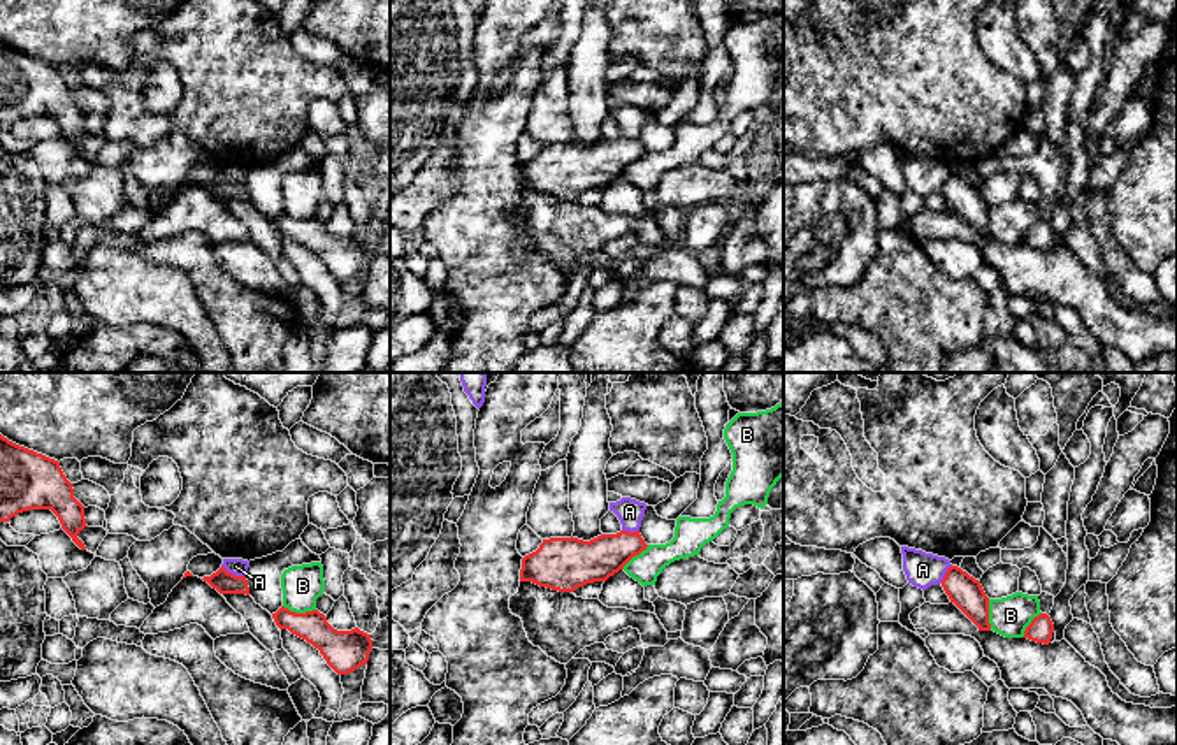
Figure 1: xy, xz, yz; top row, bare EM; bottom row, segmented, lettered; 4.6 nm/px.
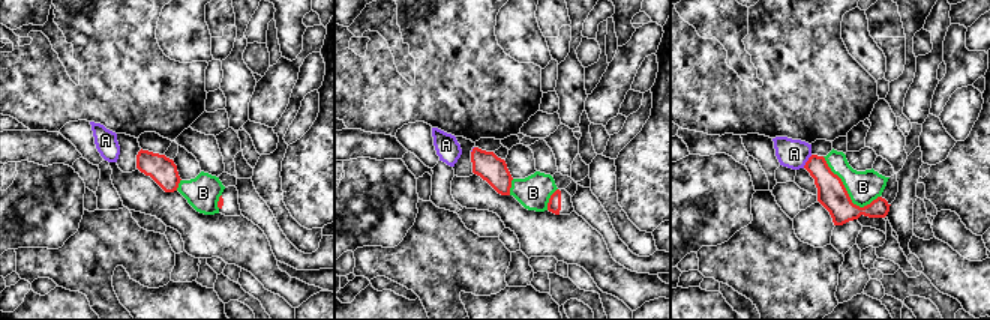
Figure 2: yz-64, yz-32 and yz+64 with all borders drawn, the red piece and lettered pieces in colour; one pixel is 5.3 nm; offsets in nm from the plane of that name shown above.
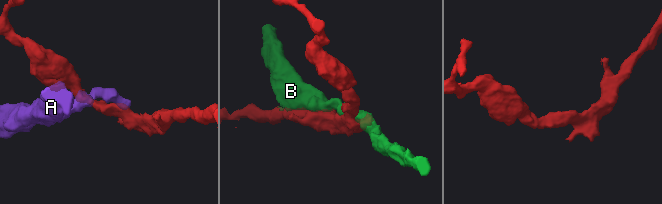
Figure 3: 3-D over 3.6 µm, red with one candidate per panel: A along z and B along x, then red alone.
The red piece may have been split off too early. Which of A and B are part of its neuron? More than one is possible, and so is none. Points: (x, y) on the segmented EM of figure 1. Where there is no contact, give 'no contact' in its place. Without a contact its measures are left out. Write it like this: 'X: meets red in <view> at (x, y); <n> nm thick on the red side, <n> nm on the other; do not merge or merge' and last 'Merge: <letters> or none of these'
A: meets red in xy at (234, 575); 100 nm thick on the red side, 80 nm on the other; do not merge
B: meets red in xy at (299, 614); 180 nm thick on the red side, 180 nm on the other; do not merge
Merge: none of these

